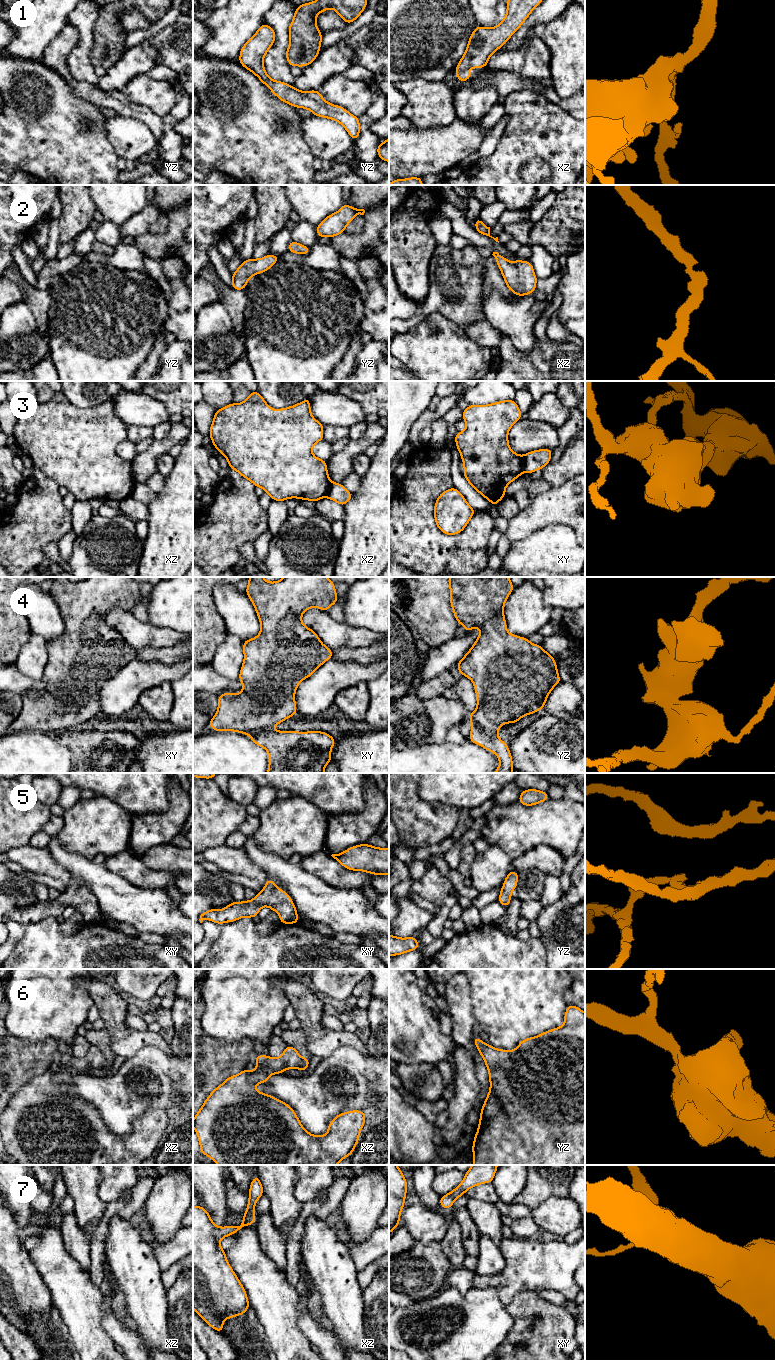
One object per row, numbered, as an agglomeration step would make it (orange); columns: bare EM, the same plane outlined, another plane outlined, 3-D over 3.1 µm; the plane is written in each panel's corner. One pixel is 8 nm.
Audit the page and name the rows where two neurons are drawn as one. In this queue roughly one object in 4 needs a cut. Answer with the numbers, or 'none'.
3, 4

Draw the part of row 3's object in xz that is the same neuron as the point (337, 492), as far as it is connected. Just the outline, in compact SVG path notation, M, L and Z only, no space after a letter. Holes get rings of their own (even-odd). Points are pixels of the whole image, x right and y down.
M331 483L326 497L339 503L343 507L352 498L352 493L349 492L343 484Z

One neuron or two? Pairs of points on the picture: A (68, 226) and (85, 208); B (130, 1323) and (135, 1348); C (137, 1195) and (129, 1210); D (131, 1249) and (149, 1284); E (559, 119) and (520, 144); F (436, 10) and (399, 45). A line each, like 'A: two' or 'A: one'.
A: one
B: two
C: one
D: one
E: one
F: one

